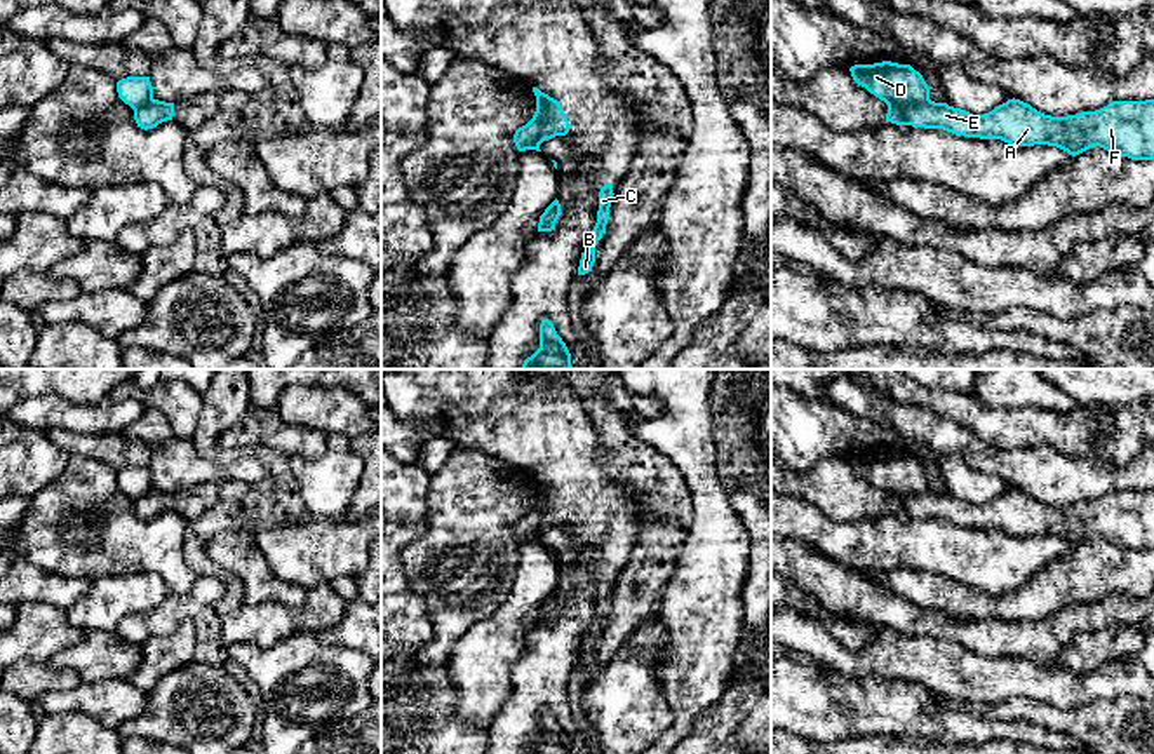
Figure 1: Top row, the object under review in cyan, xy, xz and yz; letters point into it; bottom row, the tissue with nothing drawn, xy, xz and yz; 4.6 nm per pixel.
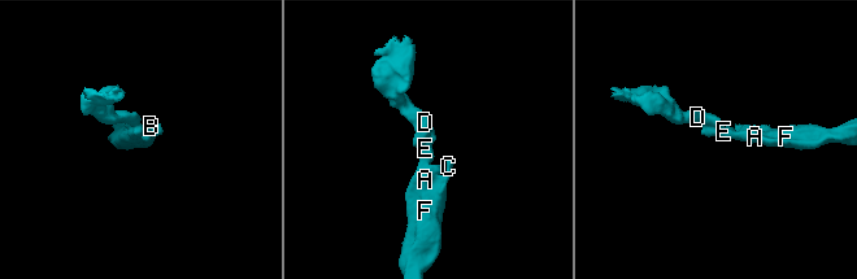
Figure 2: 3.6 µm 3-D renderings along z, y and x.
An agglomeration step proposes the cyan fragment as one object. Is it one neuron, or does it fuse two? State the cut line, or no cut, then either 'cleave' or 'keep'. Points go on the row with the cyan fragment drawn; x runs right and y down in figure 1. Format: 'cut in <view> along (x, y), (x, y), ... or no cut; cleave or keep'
cut in xz along (549, 96), (542, 134), (530, 148); cleave

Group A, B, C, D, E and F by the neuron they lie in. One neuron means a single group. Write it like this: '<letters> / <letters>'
A B C E F / D

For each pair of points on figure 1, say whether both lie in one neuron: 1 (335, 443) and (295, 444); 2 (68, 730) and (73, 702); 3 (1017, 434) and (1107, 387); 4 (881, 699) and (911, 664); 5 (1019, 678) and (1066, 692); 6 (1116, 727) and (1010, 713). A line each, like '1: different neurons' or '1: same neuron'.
1: different neurons
2: different neurons
3: different neurons
4: different neurons
5: same neuron
6: same neuron

